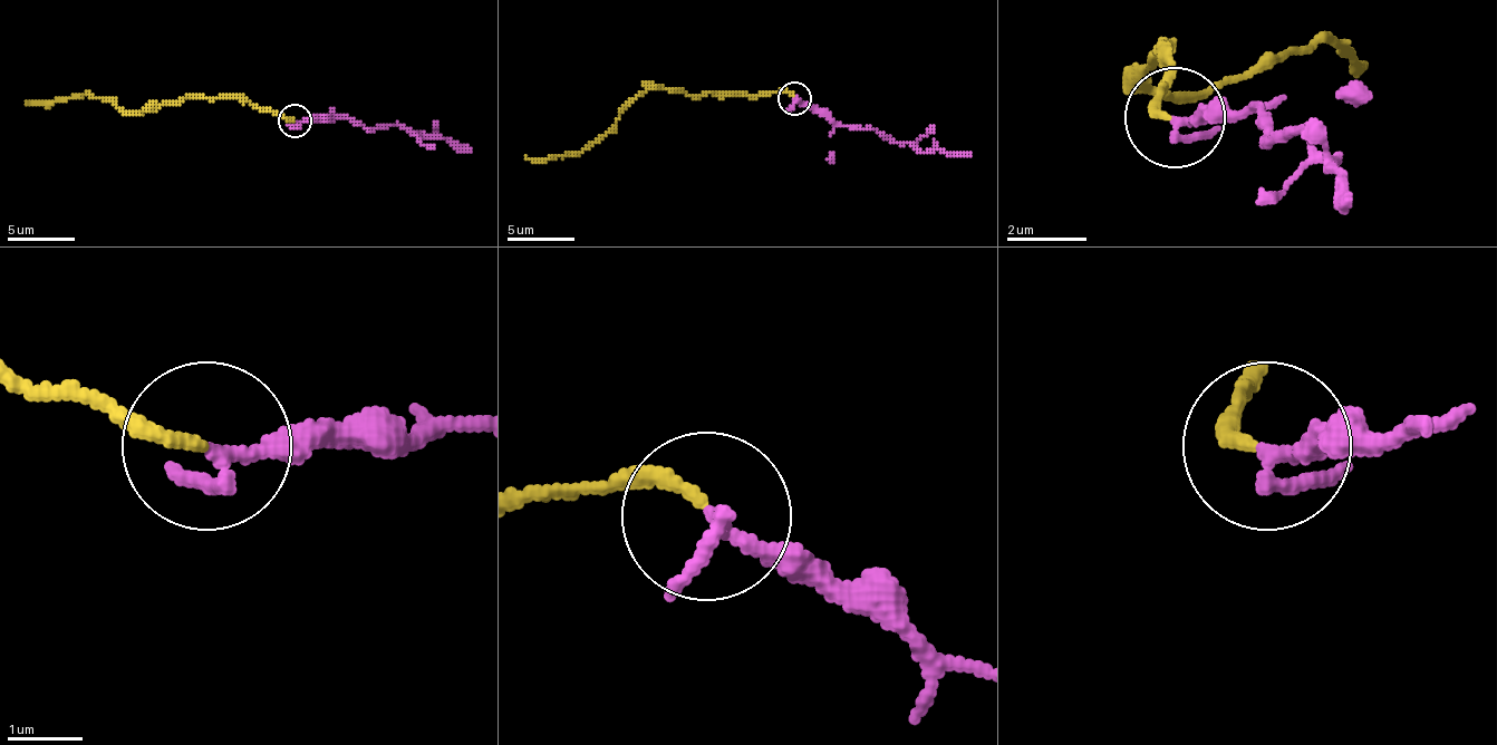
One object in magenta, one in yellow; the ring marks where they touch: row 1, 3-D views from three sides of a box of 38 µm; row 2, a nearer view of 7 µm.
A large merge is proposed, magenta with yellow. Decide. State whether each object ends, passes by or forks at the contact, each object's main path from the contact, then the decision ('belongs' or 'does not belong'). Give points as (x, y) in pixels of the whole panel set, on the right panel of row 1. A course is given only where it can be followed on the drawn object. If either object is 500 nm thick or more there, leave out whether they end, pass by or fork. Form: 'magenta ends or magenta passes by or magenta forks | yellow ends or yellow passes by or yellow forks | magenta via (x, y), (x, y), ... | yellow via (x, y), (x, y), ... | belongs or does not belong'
magenta passes by | yellow ends | magenta via (1178, 119), (1258, 109), (1268, 139), (1309, 129), (1339, 160), (1329, 170), (1349, 210) | yellow via (1168, 119), (1158, 49), (1168, 49), (1148, 79), (1218, 89), (1288, 49), (1329, 39), (1359, 59), (1349, 69) | belongs

